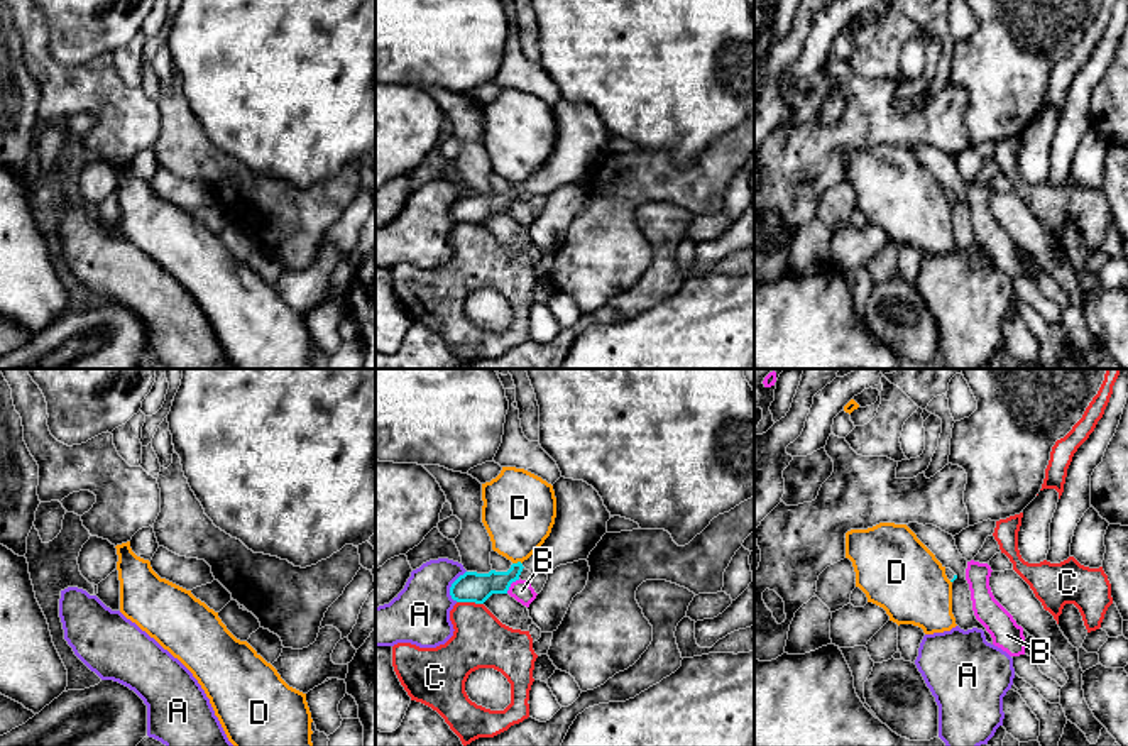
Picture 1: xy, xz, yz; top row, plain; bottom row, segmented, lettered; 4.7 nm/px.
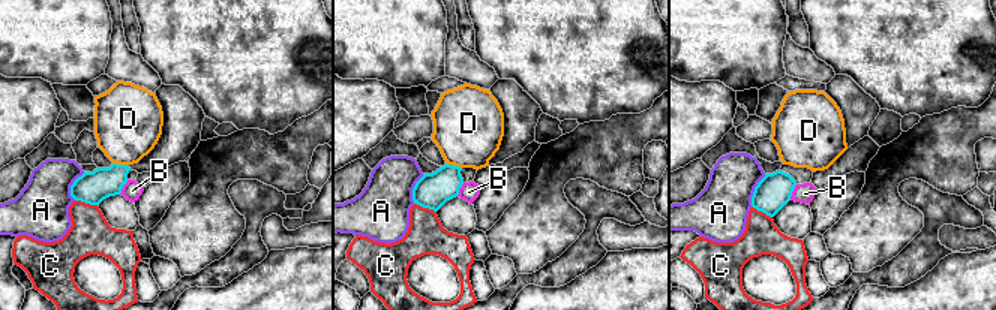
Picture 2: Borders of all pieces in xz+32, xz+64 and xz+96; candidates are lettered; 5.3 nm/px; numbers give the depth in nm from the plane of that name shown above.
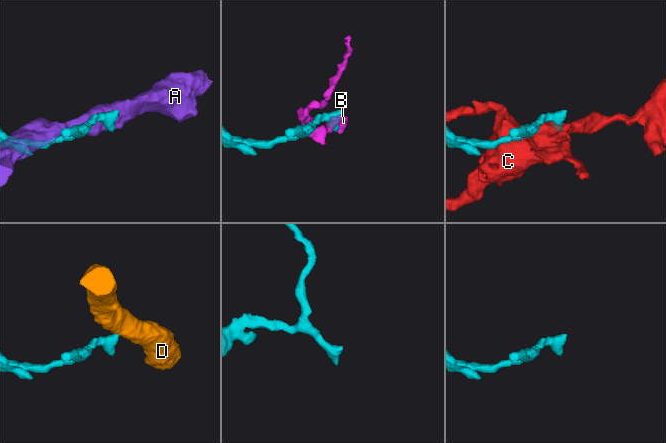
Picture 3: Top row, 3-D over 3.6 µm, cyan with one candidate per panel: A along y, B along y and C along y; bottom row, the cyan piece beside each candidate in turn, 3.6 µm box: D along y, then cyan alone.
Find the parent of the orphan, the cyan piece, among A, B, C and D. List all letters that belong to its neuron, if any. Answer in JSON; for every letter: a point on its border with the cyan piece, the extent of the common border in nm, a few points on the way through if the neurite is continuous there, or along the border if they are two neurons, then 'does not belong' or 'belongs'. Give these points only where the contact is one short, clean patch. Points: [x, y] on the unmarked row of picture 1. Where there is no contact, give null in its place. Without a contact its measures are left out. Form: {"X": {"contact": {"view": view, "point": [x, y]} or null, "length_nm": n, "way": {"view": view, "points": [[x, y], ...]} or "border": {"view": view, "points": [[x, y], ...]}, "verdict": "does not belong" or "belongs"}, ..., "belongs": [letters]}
{"A": {"contact": {"view": "xz", "point": [452, 207]}, "length_nm": 160, "verdict": "does not belong"}, "B": {"contact": {"view": "xz", "point": [511, 203]}, "length_nm": 100, "verdict": "does not belong"}, "C": {"contact": {"view": "xz", "point": [470, 222]}, "length_nm": 130, "verdict": "does not belong"}, "D": {"contact": {"view": "xz", "point": [518, 183]}, "length_nm": 50, "border": {"view": "xz", "points": [[521, 183], [513, 185]]}, "verdict": "does not belong"}, "belongs": []}

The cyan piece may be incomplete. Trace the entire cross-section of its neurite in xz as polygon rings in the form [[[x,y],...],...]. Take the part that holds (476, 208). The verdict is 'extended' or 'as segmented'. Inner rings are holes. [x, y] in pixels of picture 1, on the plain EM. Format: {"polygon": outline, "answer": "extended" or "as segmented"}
{"polygon": [[[560,98],[553,112],[556,139],[545,164],[523,184],[512,184],[507,193],[465,193],[450,208],[453,222],[484,225],[492,215],[507,215],[524,189],[533,196],[548,196],[560,186],[589,179],[607,154],[611,134],[599,113],[583,101]]], "answer": "extended"}

